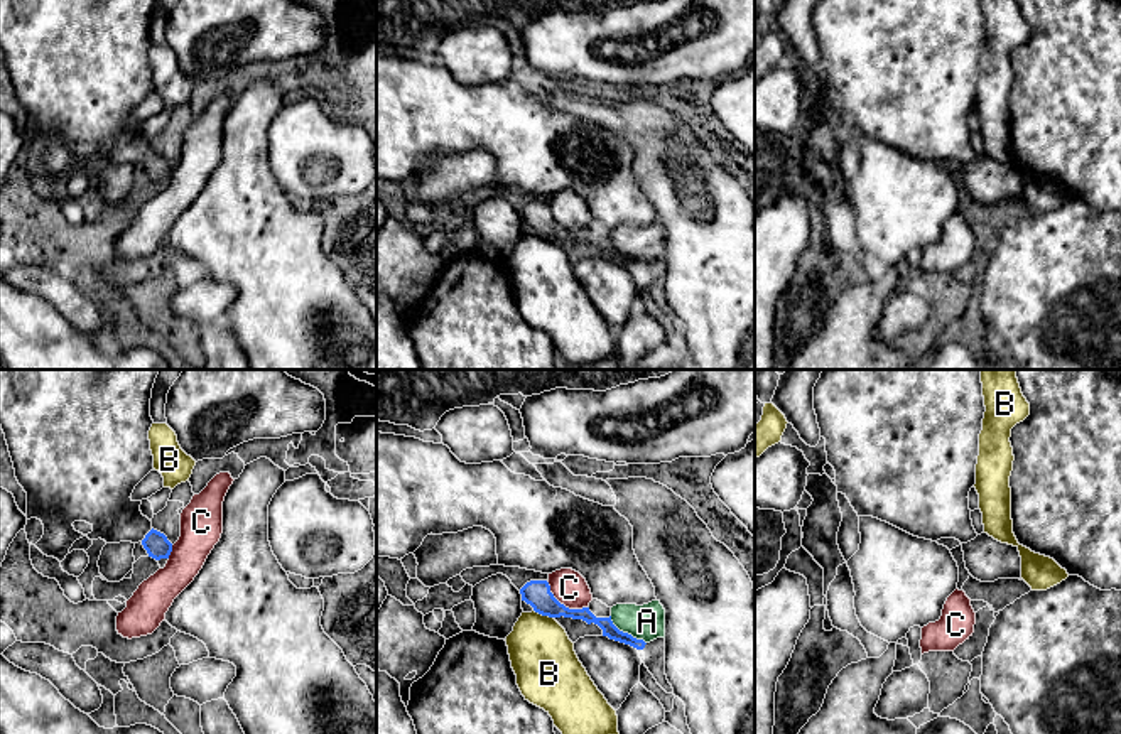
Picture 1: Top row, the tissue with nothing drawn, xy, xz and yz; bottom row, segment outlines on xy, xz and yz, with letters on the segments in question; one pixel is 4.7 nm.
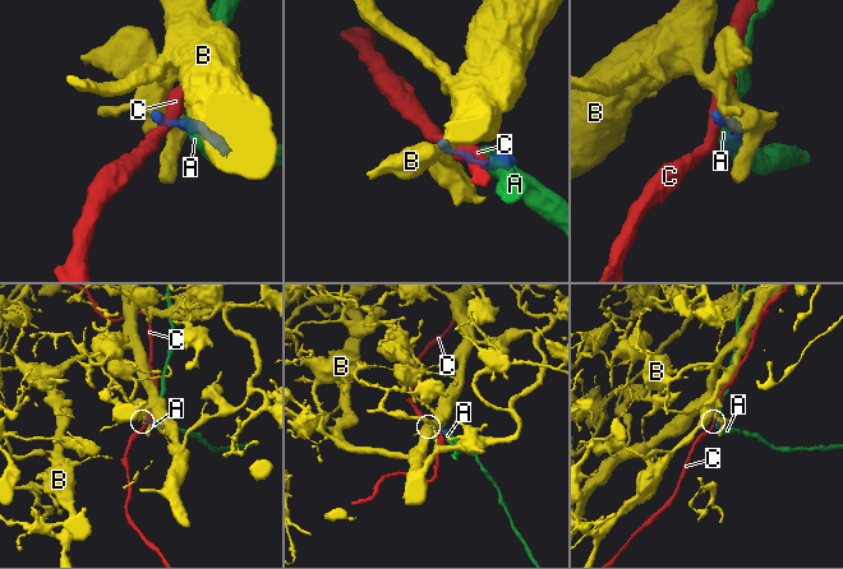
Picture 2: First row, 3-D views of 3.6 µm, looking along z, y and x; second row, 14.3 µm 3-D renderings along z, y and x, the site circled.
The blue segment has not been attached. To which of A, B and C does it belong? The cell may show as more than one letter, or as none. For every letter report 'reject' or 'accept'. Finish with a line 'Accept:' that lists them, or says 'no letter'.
A: reject
B: reject
C: reject
Accept: no letter

